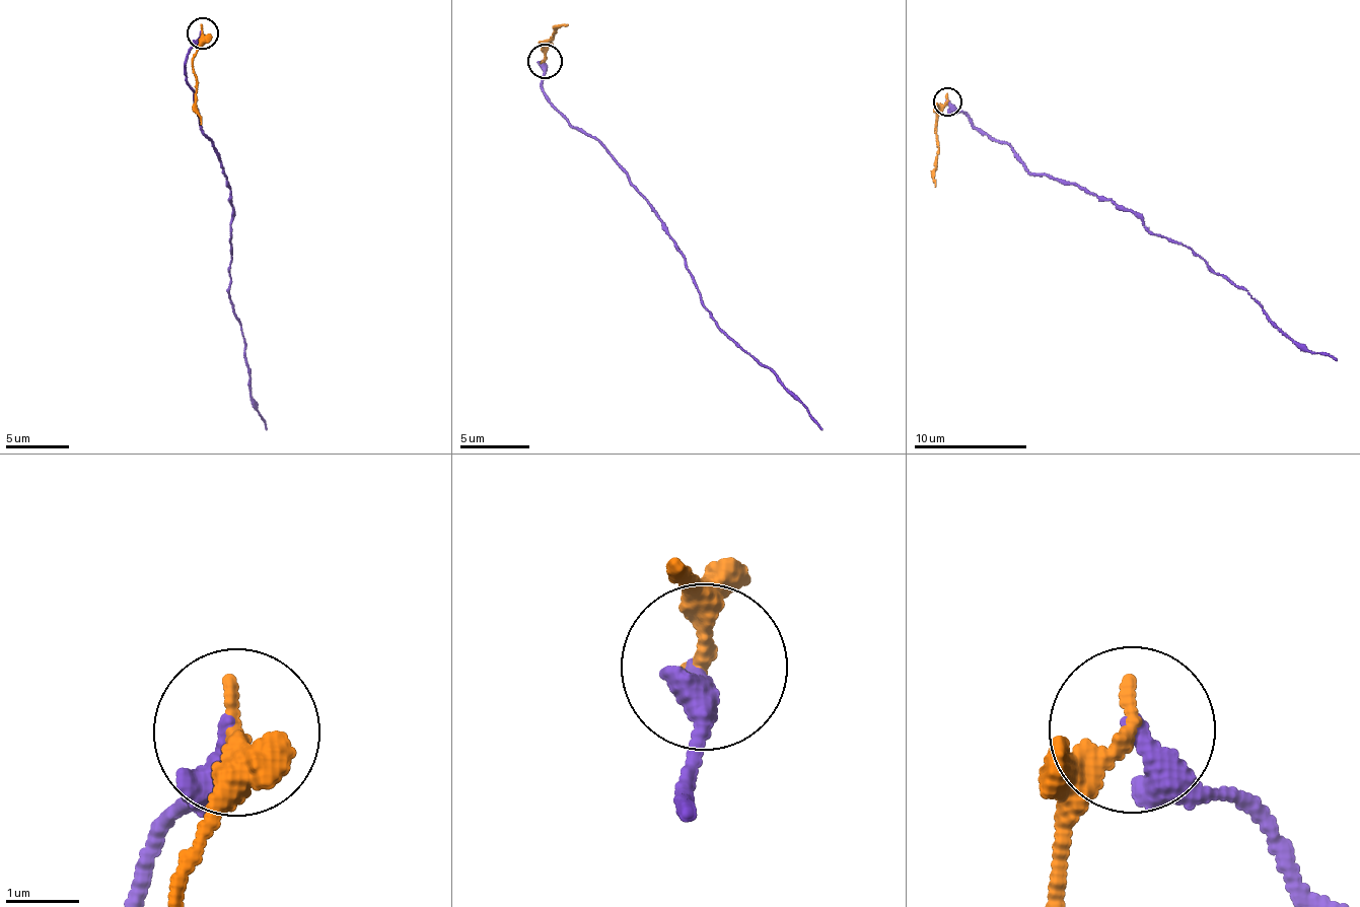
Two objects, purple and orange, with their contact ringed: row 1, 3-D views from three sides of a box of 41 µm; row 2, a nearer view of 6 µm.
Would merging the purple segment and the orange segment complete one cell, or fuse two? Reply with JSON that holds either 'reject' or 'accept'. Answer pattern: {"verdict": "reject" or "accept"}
{"verdict": "reject"}

